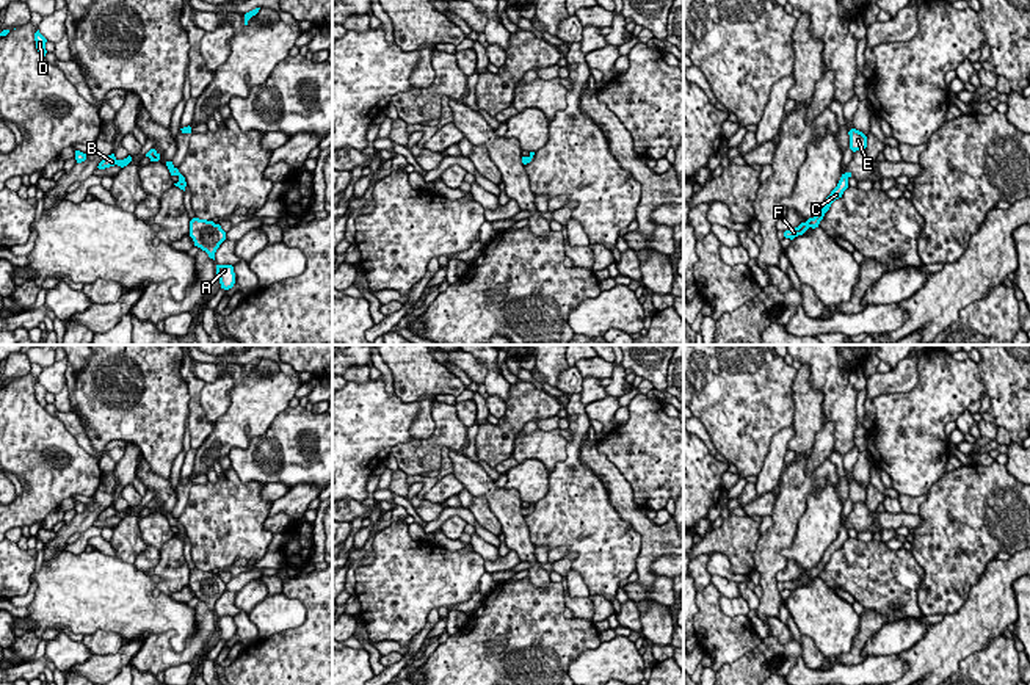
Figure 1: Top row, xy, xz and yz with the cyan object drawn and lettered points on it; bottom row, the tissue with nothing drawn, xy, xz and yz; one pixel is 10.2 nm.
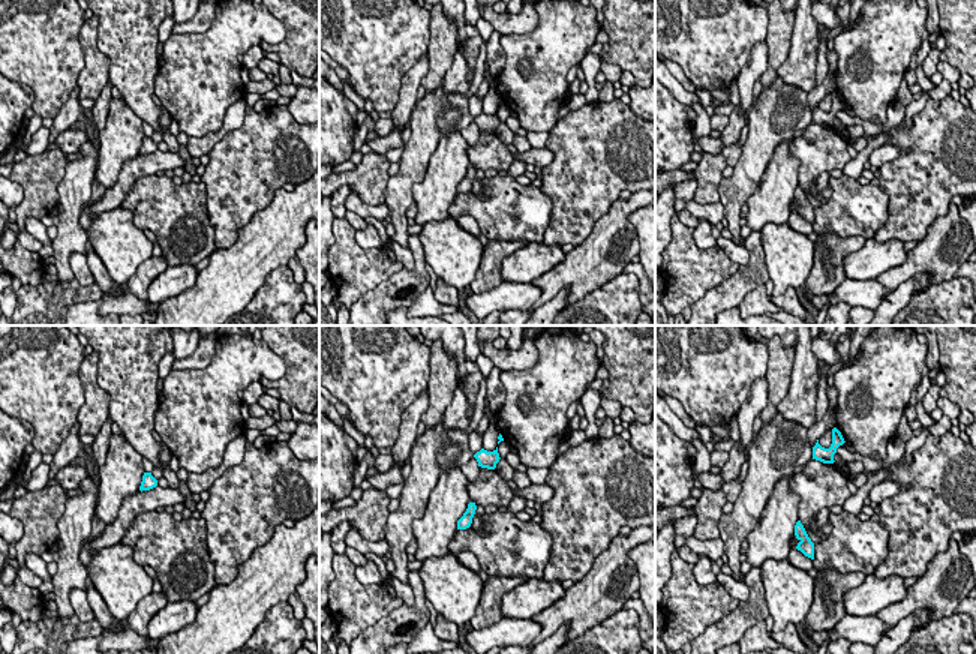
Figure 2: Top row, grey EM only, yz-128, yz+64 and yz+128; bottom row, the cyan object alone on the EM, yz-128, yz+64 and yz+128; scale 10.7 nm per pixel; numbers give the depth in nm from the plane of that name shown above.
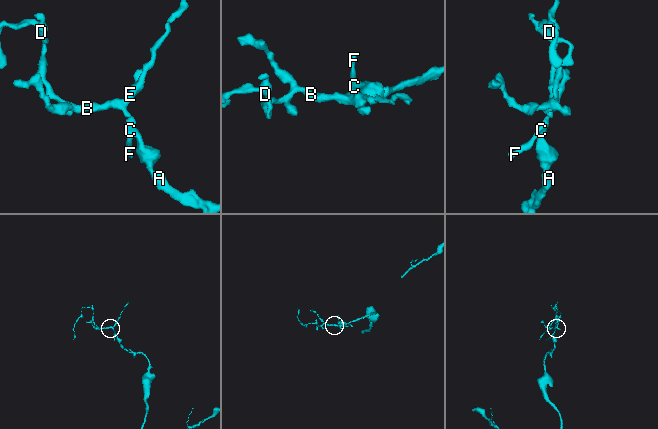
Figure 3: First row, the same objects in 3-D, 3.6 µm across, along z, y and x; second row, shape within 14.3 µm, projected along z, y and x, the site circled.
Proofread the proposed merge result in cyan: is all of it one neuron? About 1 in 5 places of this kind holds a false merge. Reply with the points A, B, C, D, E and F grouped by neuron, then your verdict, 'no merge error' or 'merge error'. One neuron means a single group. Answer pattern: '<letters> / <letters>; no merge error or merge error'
A B C D E F; no merge error

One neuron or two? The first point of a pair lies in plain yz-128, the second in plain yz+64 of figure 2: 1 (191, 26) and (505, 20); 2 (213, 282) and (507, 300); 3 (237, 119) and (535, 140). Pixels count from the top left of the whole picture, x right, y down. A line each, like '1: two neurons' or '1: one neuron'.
1: one neuron
2: two neurons
3: one neuron

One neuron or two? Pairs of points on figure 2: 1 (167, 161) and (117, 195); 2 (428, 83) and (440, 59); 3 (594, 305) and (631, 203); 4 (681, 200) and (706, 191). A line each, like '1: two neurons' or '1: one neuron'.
1: one neuron
2: one neuron
3: two neurons
4: two neurons

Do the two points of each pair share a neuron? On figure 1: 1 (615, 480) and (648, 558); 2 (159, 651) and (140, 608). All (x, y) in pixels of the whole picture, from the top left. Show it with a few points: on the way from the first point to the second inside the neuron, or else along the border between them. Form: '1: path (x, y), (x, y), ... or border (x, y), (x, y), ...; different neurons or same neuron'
1: path (621, 499), (648, 530), (648, 540); same neuron
2: border (151, 634), (170, 632), (176, 651), (187, 643); different neurons

